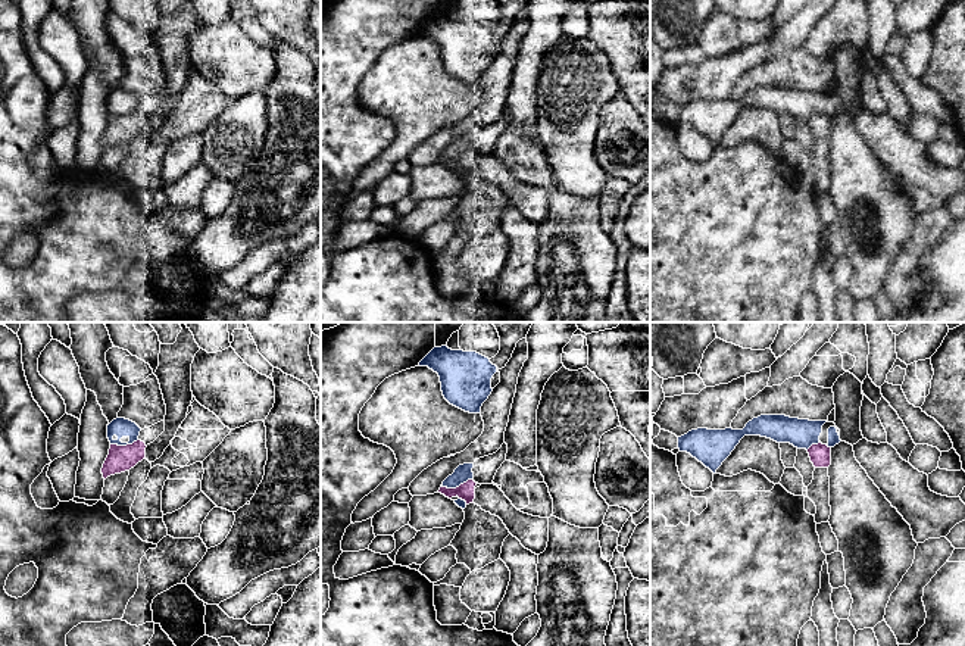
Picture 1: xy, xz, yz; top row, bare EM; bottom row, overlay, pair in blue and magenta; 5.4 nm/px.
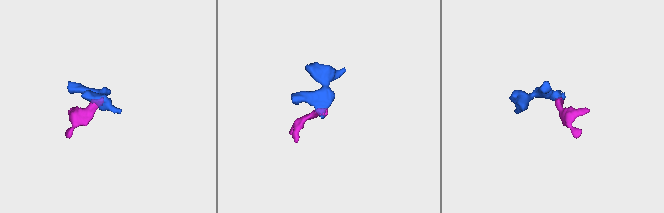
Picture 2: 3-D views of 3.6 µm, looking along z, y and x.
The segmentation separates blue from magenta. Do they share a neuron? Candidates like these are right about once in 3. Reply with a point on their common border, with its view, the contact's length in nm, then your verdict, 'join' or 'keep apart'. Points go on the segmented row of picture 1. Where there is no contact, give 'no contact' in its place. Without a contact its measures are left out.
meets blue in xz at (456, 486); contact 180 nm long; keep apart

